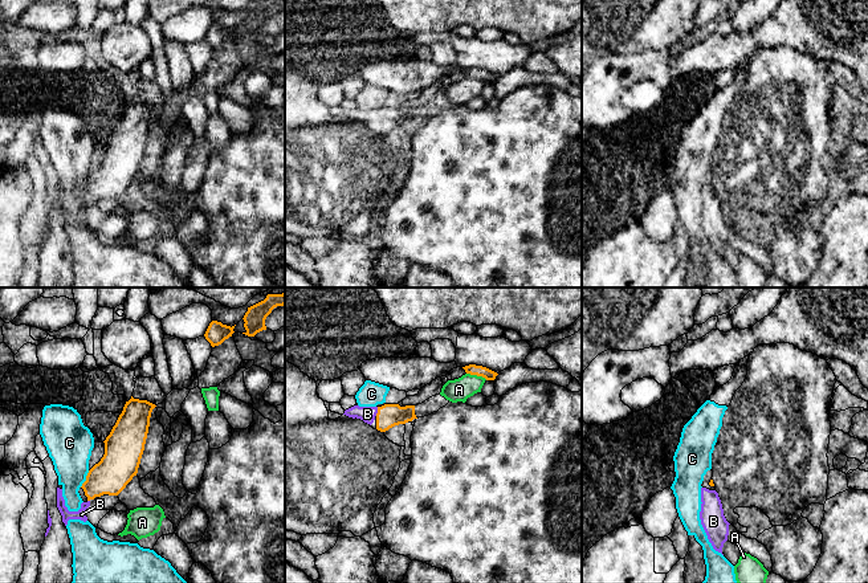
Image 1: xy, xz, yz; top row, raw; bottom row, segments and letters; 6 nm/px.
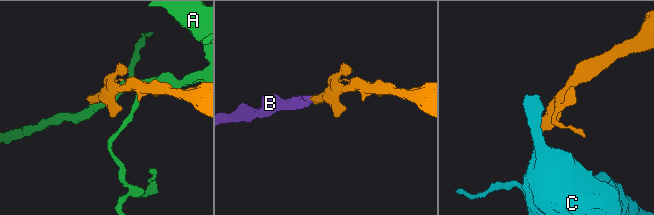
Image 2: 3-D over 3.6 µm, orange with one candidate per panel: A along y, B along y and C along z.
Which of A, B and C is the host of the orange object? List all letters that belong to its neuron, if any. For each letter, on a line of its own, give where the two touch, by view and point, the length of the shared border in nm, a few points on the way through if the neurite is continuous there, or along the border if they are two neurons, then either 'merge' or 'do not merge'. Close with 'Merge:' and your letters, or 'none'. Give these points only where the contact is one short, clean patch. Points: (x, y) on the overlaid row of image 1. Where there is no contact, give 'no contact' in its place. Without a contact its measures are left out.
A: contact xz (477, 375); length 130 nm; border xz (467, 372), (481, 375), (487, 379); do not merge
B: contact xz (378, 411); length 60 nm; way xz (388, 415), (378, 411), (367, 414); merge
C: contact xy (86, 478); length 120 nm; border xy (89, 471), (80, 486); do not merge
Merge: B

